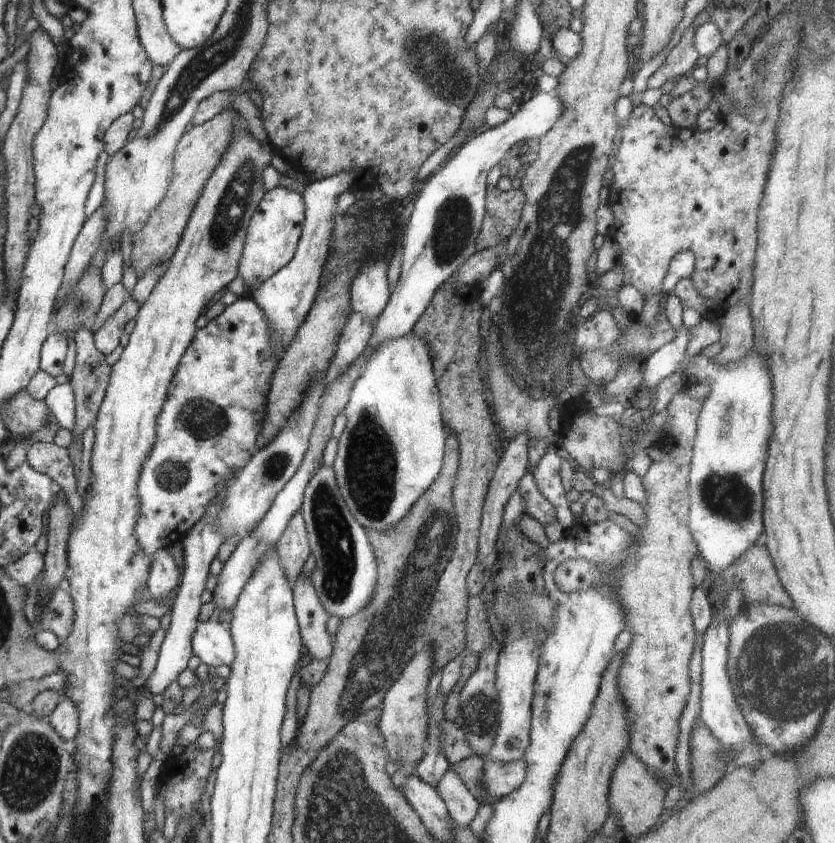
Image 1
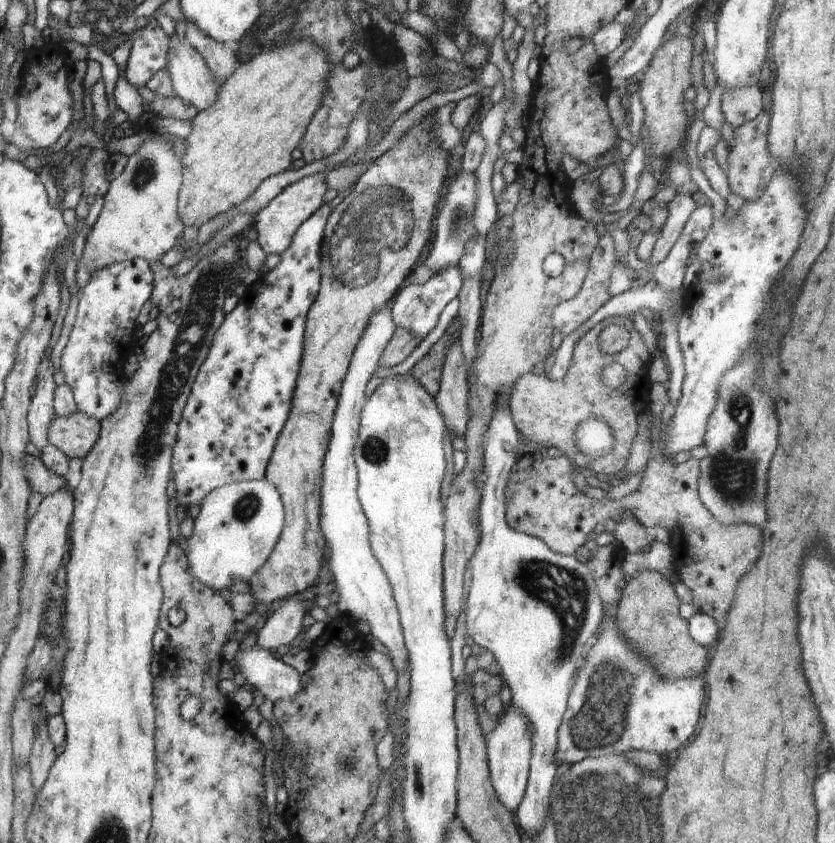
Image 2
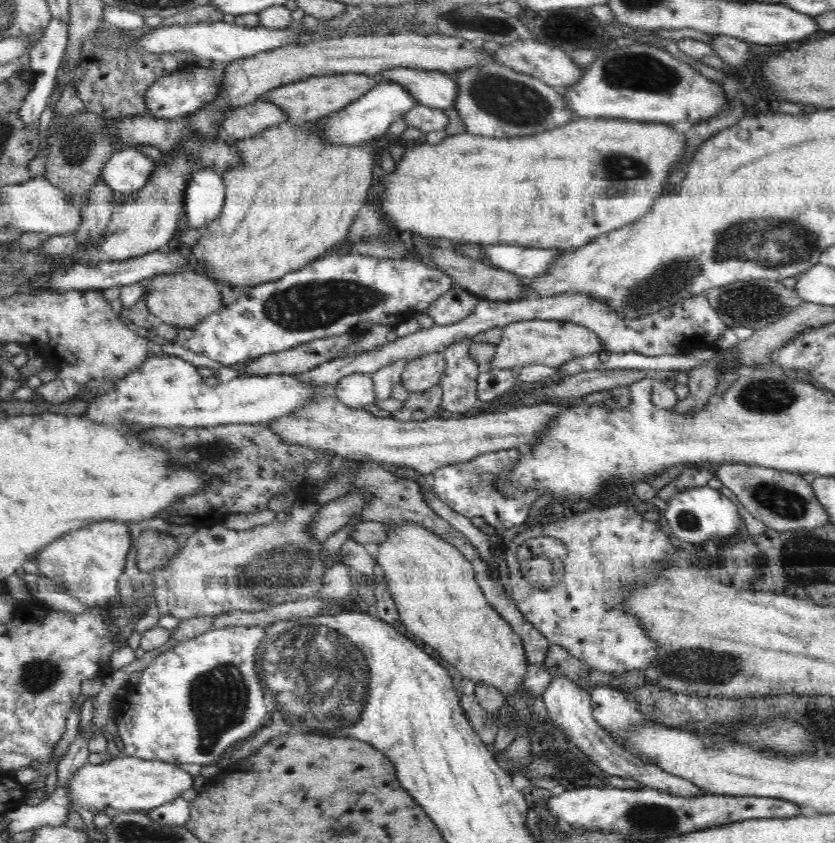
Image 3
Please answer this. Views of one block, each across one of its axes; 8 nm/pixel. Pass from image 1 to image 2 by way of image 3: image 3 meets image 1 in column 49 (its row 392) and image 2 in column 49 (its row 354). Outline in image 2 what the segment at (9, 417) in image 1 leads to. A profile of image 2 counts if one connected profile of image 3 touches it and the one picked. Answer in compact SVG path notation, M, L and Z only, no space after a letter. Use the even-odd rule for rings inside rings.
M76 411L66 418L54 416L48 430L48 443L62 450L66 457L83 460L100 438L100 424Z

